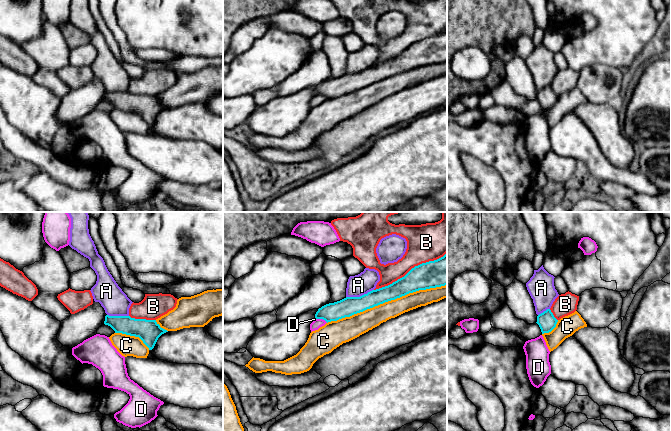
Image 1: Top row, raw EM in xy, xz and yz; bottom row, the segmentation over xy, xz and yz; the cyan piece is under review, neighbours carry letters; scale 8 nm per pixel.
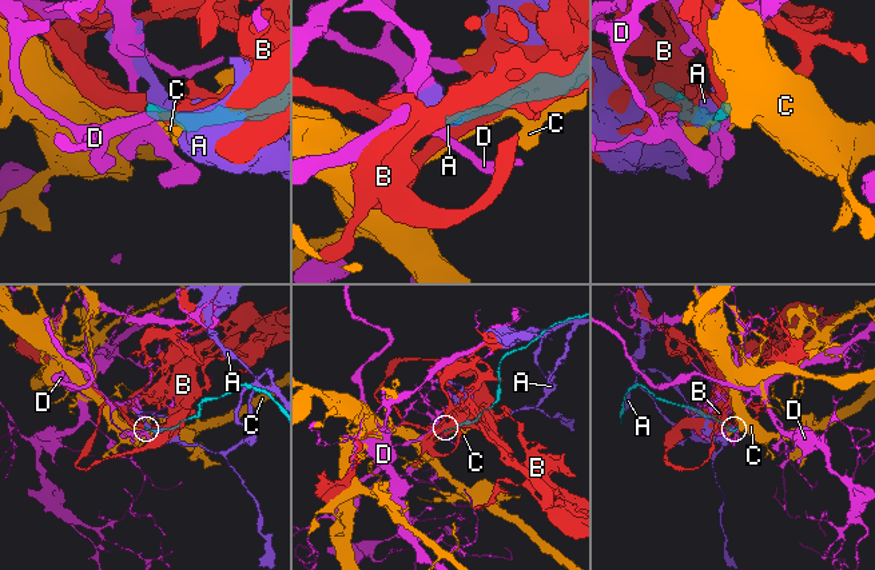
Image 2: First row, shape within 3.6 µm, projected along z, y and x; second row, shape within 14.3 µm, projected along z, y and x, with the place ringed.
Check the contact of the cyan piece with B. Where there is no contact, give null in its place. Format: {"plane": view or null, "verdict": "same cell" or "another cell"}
{"plane": "xz", "verdict": "same cell"}

